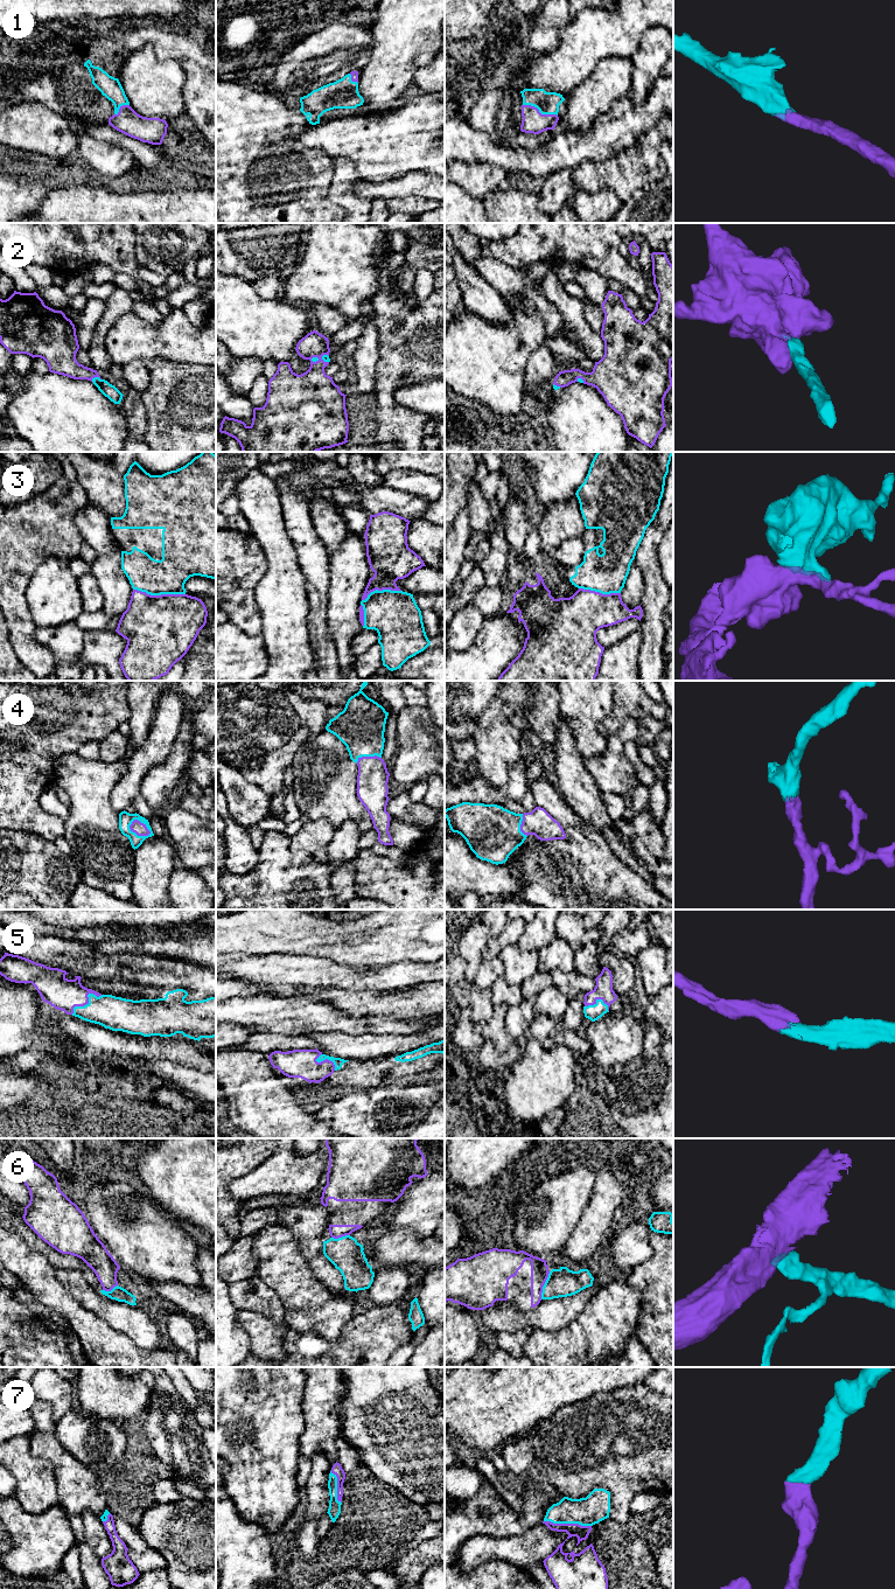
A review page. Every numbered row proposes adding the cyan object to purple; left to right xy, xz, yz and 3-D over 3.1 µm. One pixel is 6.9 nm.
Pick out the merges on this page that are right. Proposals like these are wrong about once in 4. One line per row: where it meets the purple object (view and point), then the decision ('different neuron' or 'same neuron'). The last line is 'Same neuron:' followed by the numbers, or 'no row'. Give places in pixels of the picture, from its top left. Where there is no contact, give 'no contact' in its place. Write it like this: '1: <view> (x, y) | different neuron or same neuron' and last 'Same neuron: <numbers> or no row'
1: yz (539, 112) | same neuron
2: xy (96, 376) | same neuron
3: xy (159, 596) | different neuron
4: xy (139, 835) | same neuron
5: xy (88, 1002) | same neuron
6: yz (543, 1286) | different neuron
7: yz (567, 1524) | same neuron
Same neuron: 1, 2, 4, 5, 7

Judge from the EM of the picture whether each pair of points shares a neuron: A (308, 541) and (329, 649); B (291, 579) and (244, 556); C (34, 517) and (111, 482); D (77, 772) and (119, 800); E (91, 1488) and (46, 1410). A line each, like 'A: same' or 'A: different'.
A: same
B: different
C: different
D: different
E: same

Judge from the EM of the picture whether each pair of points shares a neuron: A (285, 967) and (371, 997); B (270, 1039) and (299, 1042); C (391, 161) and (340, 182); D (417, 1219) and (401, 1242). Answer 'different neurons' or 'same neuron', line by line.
A: different neurons
B: same neuron
C: different neurons
D: different neurons

